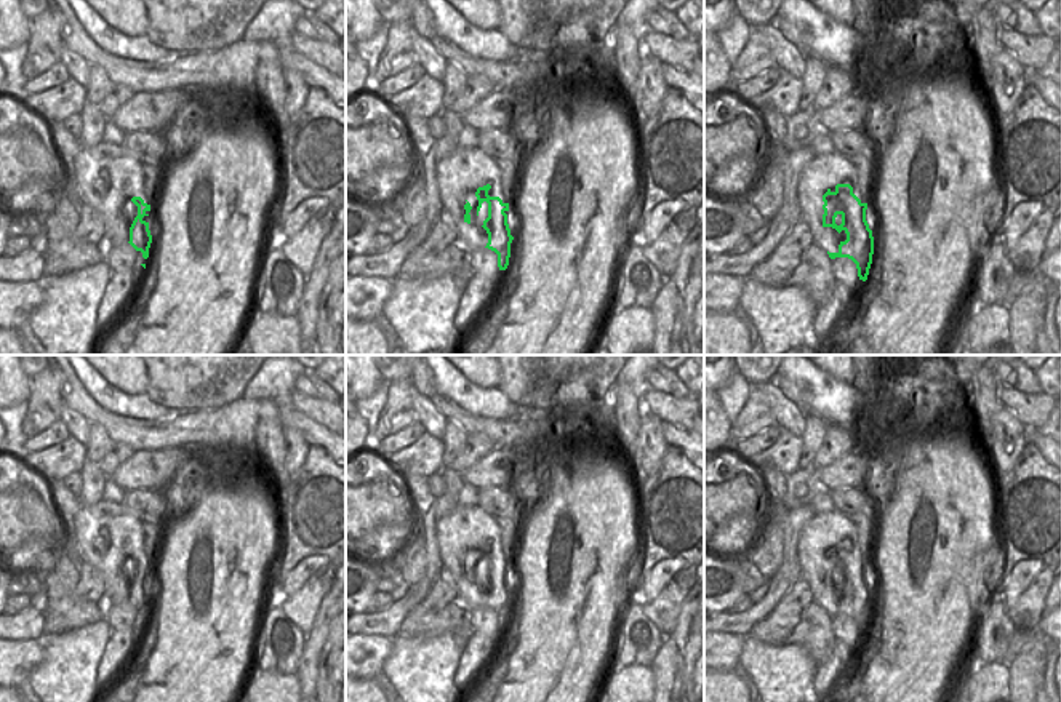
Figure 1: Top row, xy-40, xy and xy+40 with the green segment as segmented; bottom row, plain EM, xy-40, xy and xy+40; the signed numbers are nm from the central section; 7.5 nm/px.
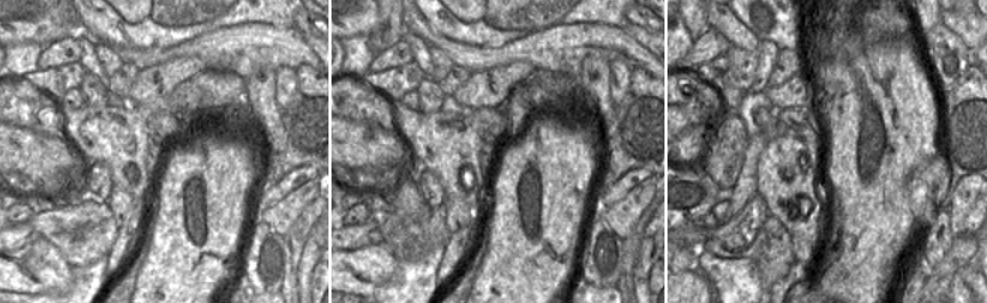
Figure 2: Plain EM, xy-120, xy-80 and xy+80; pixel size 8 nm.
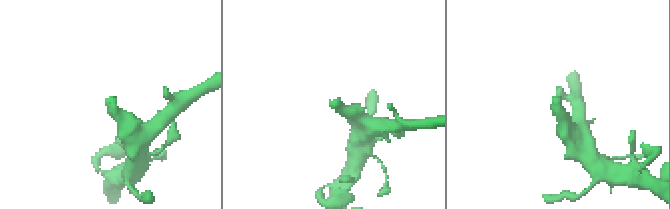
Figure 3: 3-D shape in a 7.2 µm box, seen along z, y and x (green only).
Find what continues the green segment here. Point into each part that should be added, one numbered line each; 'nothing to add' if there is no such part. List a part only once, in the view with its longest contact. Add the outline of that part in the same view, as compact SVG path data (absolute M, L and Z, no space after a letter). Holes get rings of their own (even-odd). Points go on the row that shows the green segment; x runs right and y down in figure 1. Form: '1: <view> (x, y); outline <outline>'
1: xy+40 (824, 171); outline M839 152L815 157L799 176L797 197L802 221L808 224L813 243L826 253L839 253L839 245L847 240L845 230L839 233L823 225L823 195L827 190L835 192L837 184L850 184L861 203L867 203L867 197L859 192L855 166Z

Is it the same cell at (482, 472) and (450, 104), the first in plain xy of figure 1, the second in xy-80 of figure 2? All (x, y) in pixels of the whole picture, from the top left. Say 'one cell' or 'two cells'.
two cells

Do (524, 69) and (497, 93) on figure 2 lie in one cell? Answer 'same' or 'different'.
same

